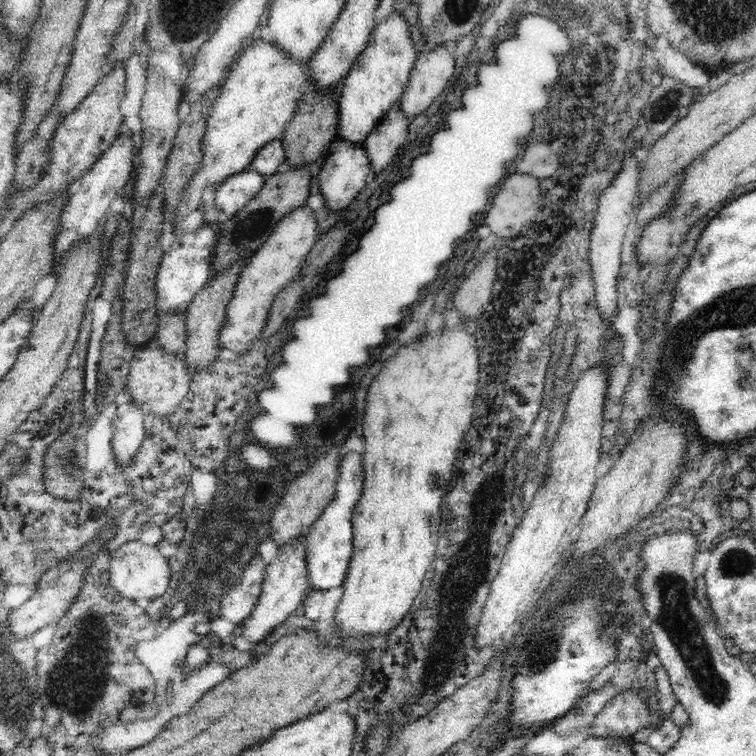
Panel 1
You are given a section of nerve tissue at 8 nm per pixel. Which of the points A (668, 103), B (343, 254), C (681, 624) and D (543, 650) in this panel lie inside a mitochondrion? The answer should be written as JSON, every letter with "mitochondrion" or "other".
{"A":"mitochondrion","B":"other","C":"mitochondrion","D":"mitochondrion"}

